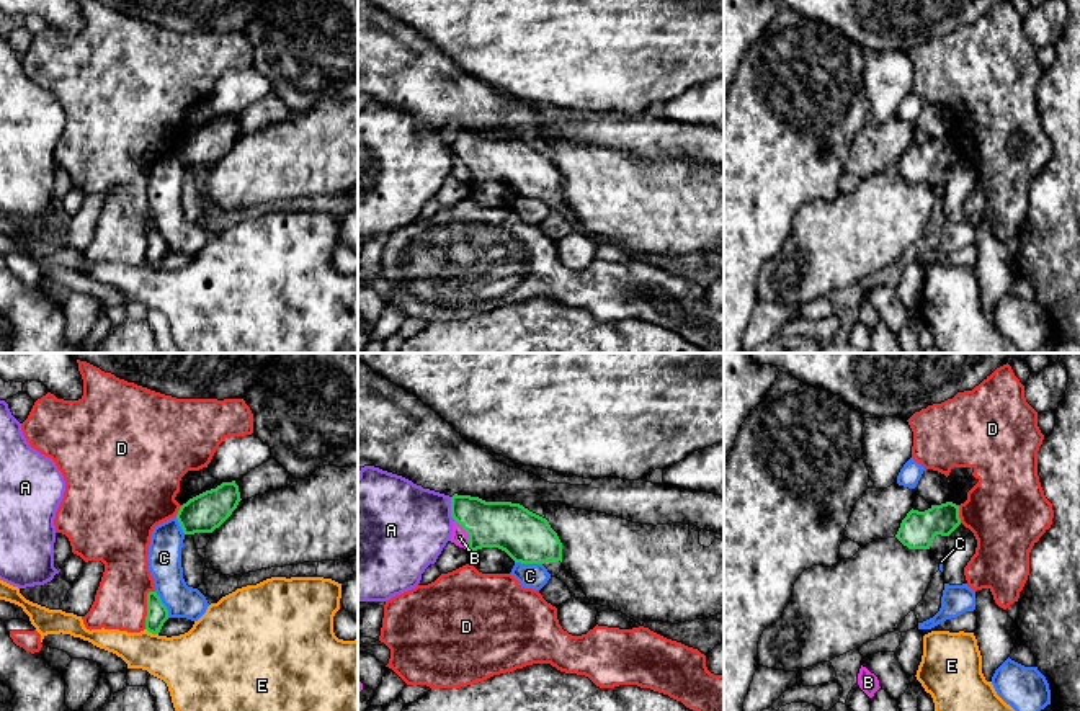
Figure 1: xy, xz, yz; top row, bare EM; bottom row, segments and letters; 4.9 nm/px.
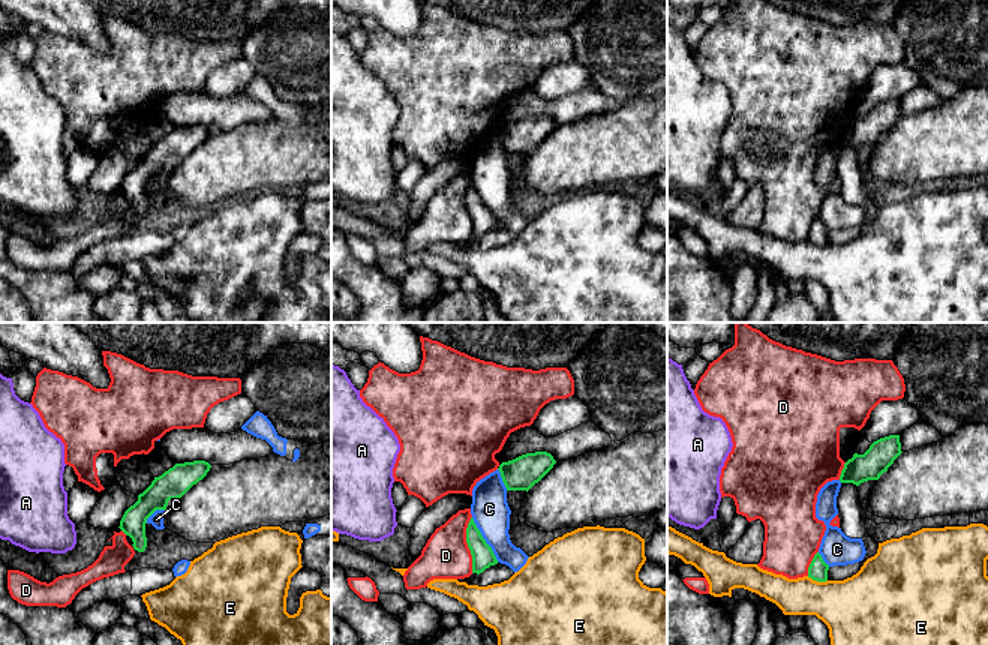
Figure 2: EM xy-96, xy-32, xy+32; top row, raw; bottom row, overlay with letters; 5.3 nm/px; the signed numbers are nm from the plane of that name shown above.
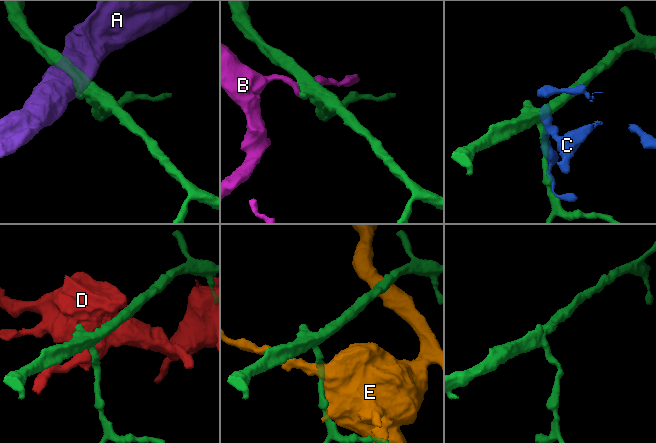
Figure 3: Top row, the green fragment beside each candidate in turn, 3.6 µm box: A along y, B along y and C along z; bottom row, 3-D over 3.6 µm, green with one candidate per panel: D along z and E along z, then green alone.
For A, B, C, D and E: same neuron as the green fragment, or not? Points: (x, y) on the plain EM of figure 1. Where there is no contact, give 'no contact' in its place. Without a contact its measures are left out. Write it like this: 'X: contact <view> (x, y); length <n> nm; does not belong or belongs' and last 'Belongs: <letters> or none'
A: contact xz (451, 143); length 110 nm; does not belong
B: contact xz (466, 165); length 170 nm; does not belong
C: contact xz (528, 196); length 140 nm; does not belong
D: contact xy (147, 242); length 200 nm; does not belong
E: contact xy (152, 267); length 70 nm; does not belong
Belongs: none

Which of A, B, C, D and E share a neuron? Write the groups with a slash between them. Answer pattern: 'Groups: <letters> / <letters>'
Groups: A / B / C / D / E

